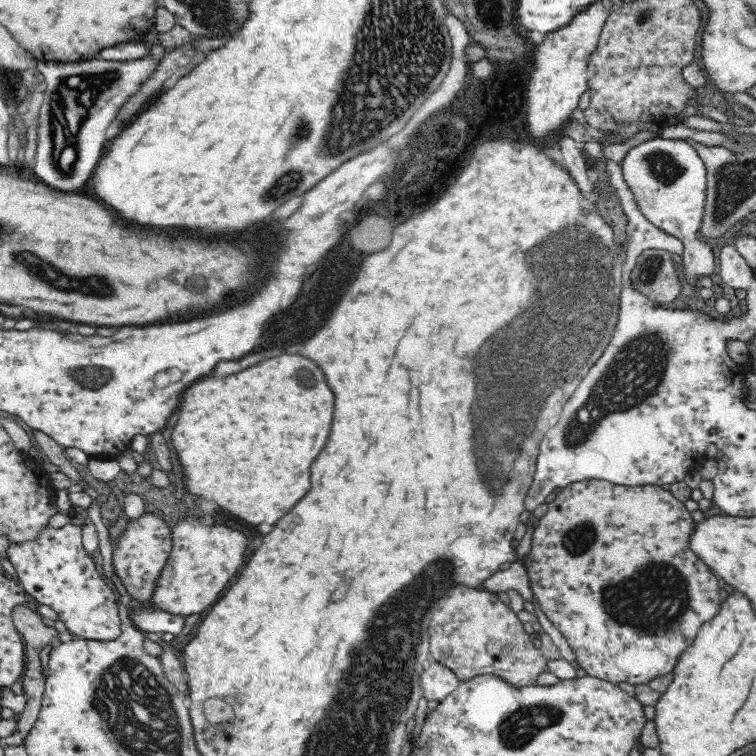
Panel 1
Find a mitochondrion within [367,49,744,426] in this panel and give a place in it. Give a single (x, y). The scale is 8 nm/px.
(663, 166)

